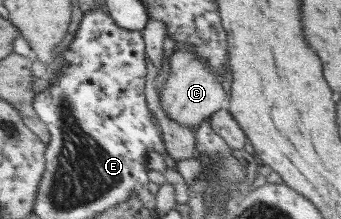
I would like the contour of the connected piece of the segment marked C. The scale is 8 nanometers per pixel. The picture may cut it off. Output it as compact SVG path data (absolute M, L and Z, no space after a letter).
M191 44L181 46L185 48L178 49L169 60L171 71L169 71L169 76L159 95L161 96L161 106L163 106L163 110L167 112L167 116L171 116L173 120L183 125L199 127L203 121L227 106L227 91L225 91L225 87L221 85L221 80L219 80L219 76L217 76L217 72L211 70L209 62L202 61L200 55L196 53L195 50L189 48Z

